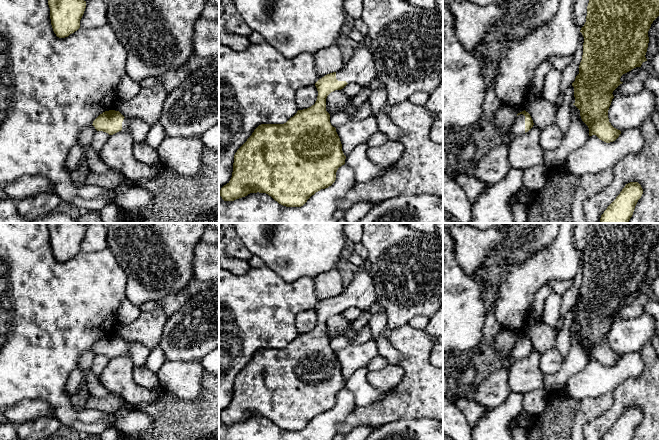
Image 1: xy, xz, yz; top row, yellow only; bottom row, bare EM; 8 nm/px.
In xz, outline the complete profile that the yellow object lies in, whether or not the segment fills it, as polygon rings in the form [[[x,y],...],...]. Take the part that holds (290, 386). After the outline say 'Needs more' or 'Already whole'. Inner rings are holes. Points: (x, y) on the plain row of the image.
[[[368,261],[354,275],[351,283],[337,295],[319,303],[315,310],[318,315],[314,329],[298,334],[284,348],[261,348],[234,379],[233,396],[230,405],[220,414],[224,425],[234,425],[250,417],[266,417],[286,431],[301,431],[321,413],[328,412],[336,404],[336,396],[345,388],[346,380],[336,352],[330,347],[326,335],[326,322],[347,308],[358,308],[361,315],[352,322],[355,333],[368,325],[372,314],[370,307],[378,301],[374,281],[367,268]]]. Needs more

